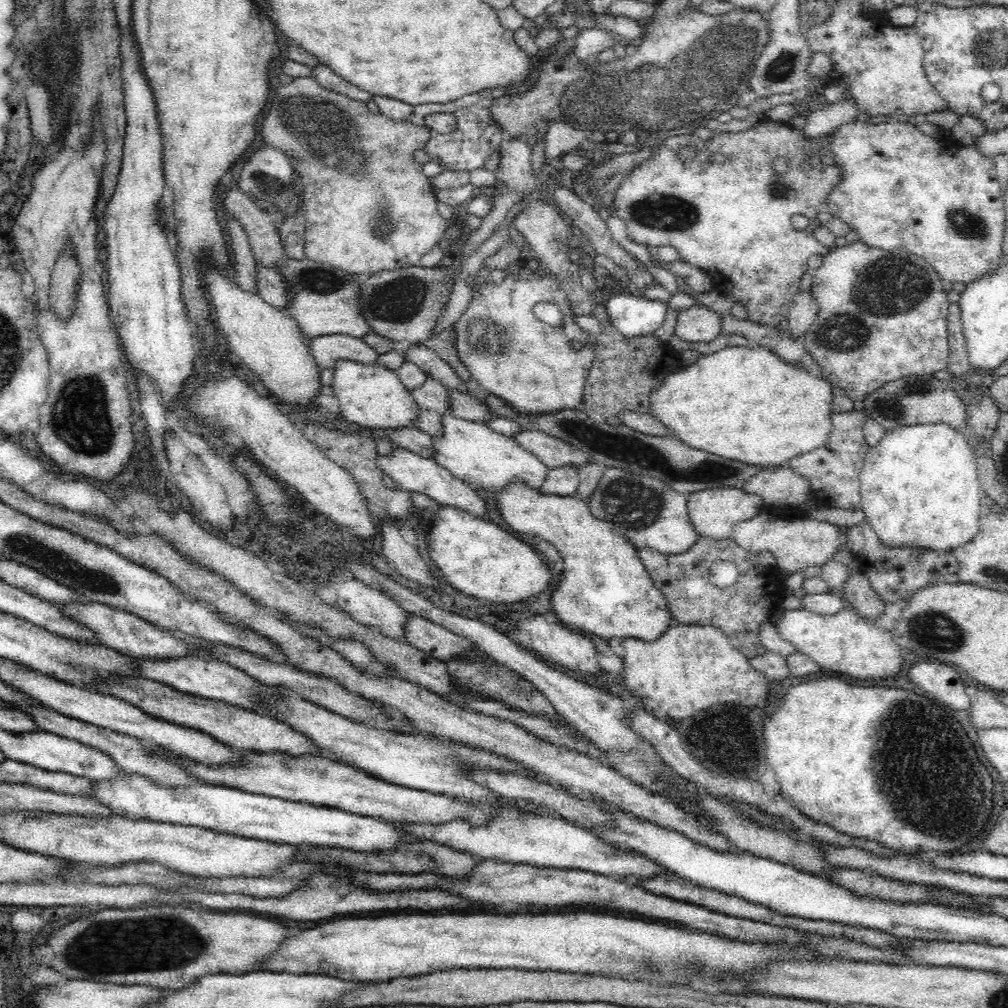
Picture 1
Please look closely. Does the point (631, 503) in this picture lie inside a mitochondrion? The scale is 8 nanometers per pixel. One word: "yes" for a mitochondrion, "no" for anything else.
yes

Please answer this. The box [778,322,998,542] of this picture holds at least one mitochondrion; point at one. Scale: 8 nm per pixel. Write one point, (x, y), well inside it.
(889, 405)

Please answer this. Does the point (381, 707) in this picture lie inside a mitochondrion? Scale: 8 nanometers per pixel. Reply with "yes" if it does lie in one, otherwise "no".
no

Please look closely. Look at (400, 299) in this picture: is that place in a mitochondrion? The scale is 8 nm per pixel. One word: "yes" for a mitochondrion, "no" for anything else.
yes

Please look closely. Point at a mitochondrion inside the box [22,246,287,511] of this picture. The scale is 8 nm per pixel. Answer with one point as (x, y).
(80, 418)

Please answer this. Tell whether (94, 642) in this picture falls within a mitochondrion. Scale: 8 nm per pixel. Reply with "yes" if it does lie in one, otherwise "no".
no

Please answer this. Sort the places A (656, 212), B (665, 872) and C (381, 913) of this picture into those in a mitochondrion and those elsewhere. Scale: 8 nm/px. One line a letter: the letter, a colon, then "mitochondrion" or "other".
A: mitochondrion
B: other
C: other

